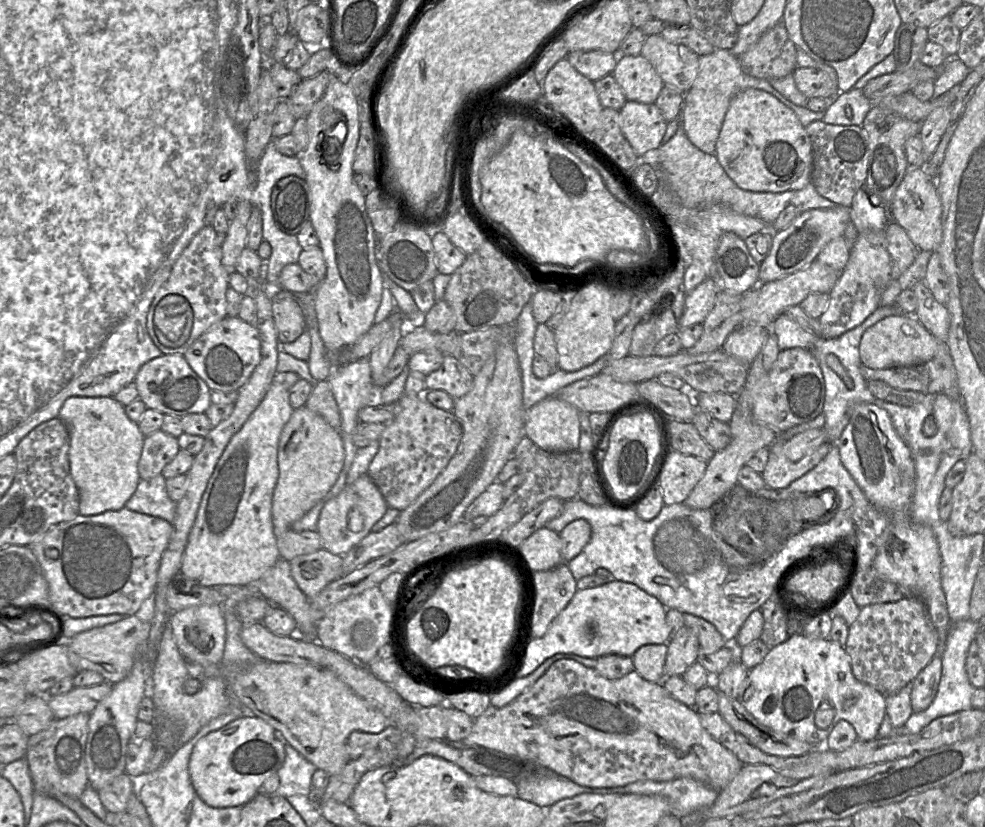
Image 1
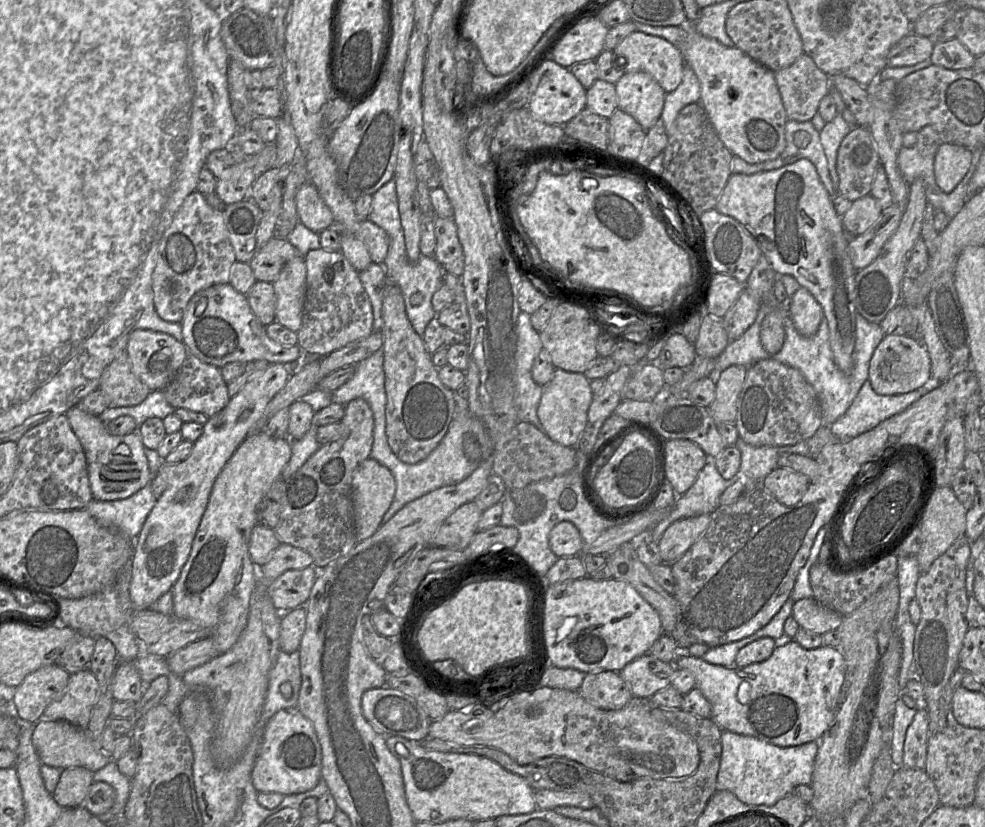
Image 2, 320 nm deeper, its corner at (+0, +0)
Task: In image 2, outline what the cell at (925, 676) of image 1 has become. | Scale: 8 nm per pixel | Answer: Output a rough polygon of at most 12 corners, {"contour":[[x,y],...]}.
{"contour":[[919,709],[906,732],[902,766],[924,769],[929,719]]}

